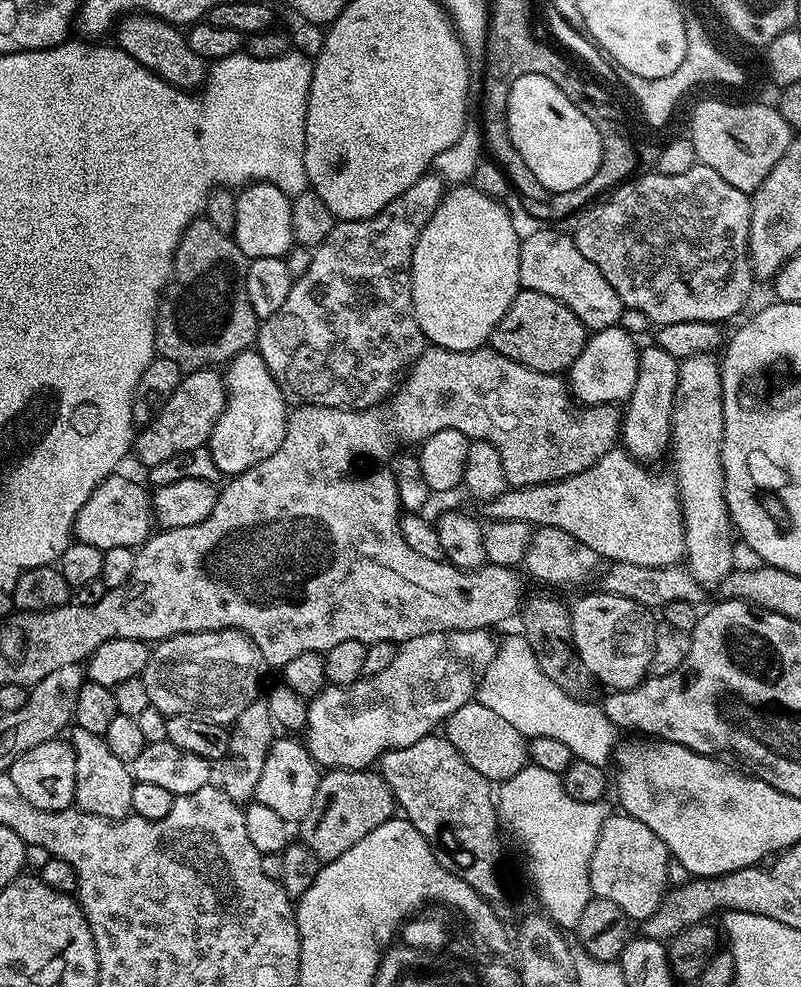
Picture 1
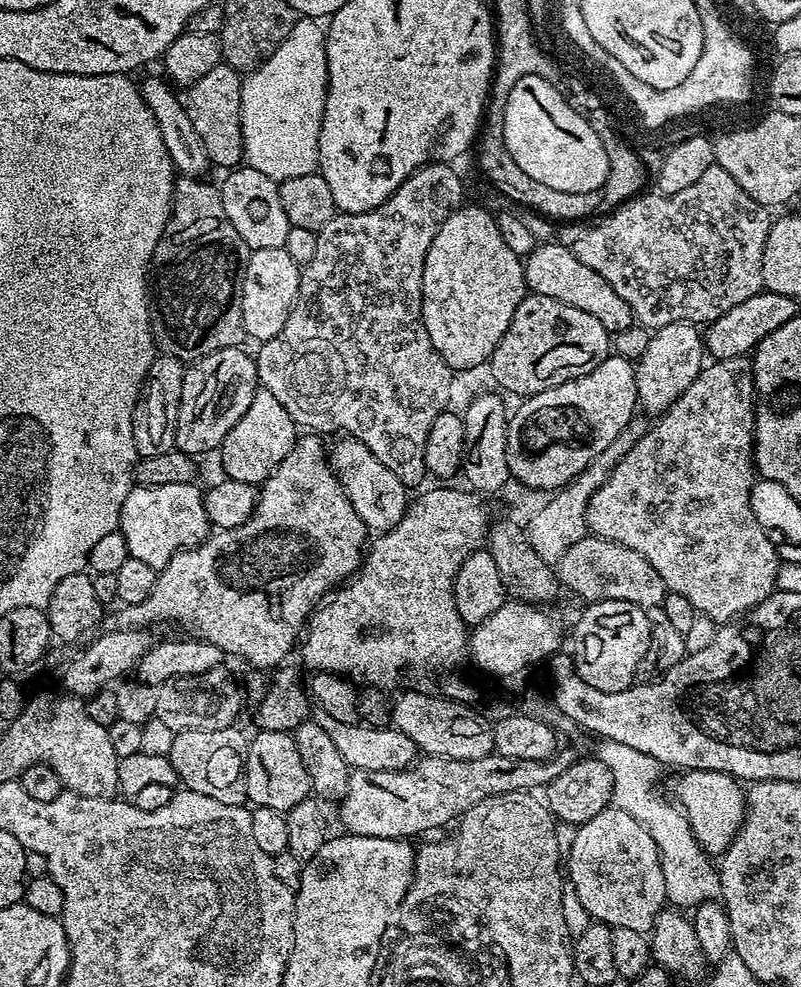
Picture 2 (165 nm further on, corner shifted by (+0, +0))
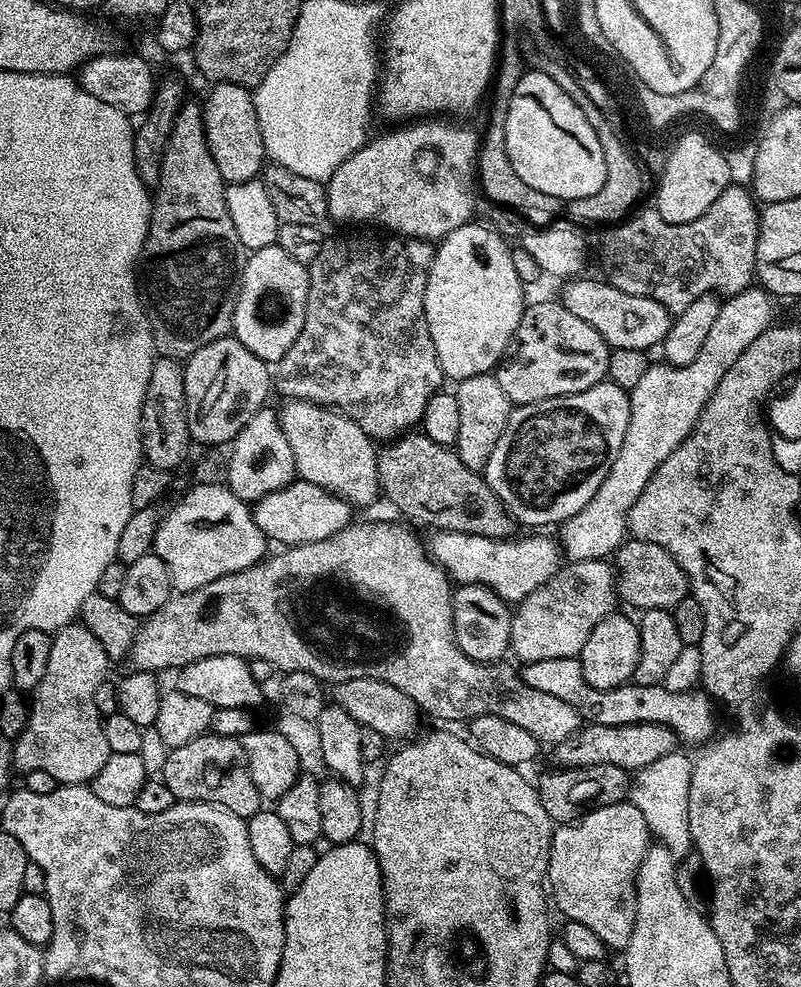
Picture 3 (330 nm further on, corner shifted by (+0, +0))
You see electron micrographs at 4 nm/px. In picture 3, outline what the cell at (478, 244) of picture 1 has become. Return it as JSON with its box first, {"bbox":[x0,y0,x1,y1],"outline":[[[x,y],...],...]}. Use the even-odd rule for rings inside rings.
{"bbox":[426,222,526,382],"outline":[[[469,222],[458,226],[449,236],[435,245],[436,253],[430,266],[426,282],[426,326],[438,354],[445,377],[449,381],[459,382],[474,378],[478,374],[489,374],[504,359],[504,353],[512,342],[512,335],[518,330],[518,322],[526,307],[524,292],[526,285],[514,271],[512,248],[492,228],[484,224]]]}

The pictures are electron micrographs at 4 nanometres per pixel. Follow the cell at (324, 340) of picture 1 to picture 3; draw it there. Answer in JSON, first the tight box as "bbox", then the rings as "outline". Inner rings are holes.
{"bbox":[274,234,446,442],"outline":[[[395,234],[385,235],[385,240],[363,240],[360,236],[336,236],[325,239],[322,251],[318,253],[318,258],[314,258],[314,262],[307,265],[308,269],[308,301],[306,302],[306,318],[302,322],[302,330],[298,334],[298,338],[294,342],[294,346],[290,346],[290,350],[286,350],[286,354],[274,364],[274,388],[281,392],[281,397],[289,400],[305,400],[311,404],[321,404],[323,408],[335,408],[336,411],[342,413],[343,416],[349,416],[354,422],[358,422],[358,426],[364,428],[364,433],[371,436],[376,442],[391,442],[398,436],[404,435],[406,432],[411,432],[423,421],[424,411],[426,410],[426,402],[430,402],[430,398],[434,398],[434,394],[441,391],[445,387],[446,377],[442,366],[438,362],[438,354],[434,350],[434,342],[430,338],[430,330],[426,326],[426,310],[424,309],[424,299],[426,298],[426,282],[430,274],[430,266],[432,259],[436,253],[435,247],[426,240],[413,240],[410,236],[398,236]]]}

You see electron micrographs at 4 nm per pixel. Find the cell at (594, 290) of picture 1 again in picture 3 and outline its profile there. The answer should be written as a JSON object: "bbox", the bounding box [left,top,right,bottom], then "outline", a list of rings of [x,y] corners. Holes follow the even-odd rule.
{"bbox":[562,278,674,352],"outline":[[[572,278],[567,281],[564,288],[562,302],[570,314],[582,318],[582,322],[594,326],[598,334],[608,344],[609,349],[642,350],[648,352],[652,347],[663,345],[666,334],[670,330],[674,319],[673,313],[666,310],[654,298],[642,298],[634,294],[626,294],[626,290],[618,290],[607,279],[584,280],[585,278]]]}

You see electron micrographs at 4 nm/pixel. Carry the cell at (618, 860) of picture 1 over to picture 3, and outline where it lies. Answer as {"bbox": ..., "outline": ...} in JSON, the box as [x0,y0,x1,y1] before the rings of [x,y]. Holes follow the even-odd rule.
{"bbox":[546,802,650,950],"outline":[[[631,802],[593,808],[592,811],[585,812],[580,819],[559,825],[552,833],[546,881],[555,911],[557,908],[564,920],[582,922],[582,926],[594,930],[594,934],[598,934],[598,938],[602,938],[602,942],[610,950],[624,949],[630,942],[630,934],[634,934],[636,875],[649,843],[650,829],[646,818],[642,818],[642,810],[638,810],[638,806]]]}

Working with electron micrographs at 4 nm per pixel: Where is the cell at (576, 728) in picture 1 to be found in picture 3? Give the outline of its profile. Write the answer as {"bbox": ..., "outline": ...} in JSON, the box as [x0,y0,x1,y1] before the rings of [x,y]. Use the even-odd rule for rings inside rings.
{"bbox":[630,750,694,858],"outline":[[[677,750],[666,754],[666,758],[658,758],[658,762],[650,762],[650,766],[635,773],[630,784],[630,802],[642,810],[642,818],[646,818],[651,835],[677,858],[684,857],[694,848],[688,817],[690,774],[694,760],[691,755],[683,756],[682,752]]]}

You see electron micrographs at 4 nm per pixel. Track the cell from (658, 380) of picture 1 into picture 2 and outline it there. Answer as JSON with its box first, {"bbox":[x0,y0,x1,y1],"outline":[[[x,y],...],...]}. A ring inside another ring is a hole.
{"bbox":[636,322,706,418],"outline":[[[674,322],[652,332],[650,346],[646,346],[636,366],[636,399],[639,407],[649,412],[652,418],[659,418],[668,411],[680,395],[690,390],[690,382],[698,378],[701,368],[706,364],[704,337],[701,329],[694,324]]]}

